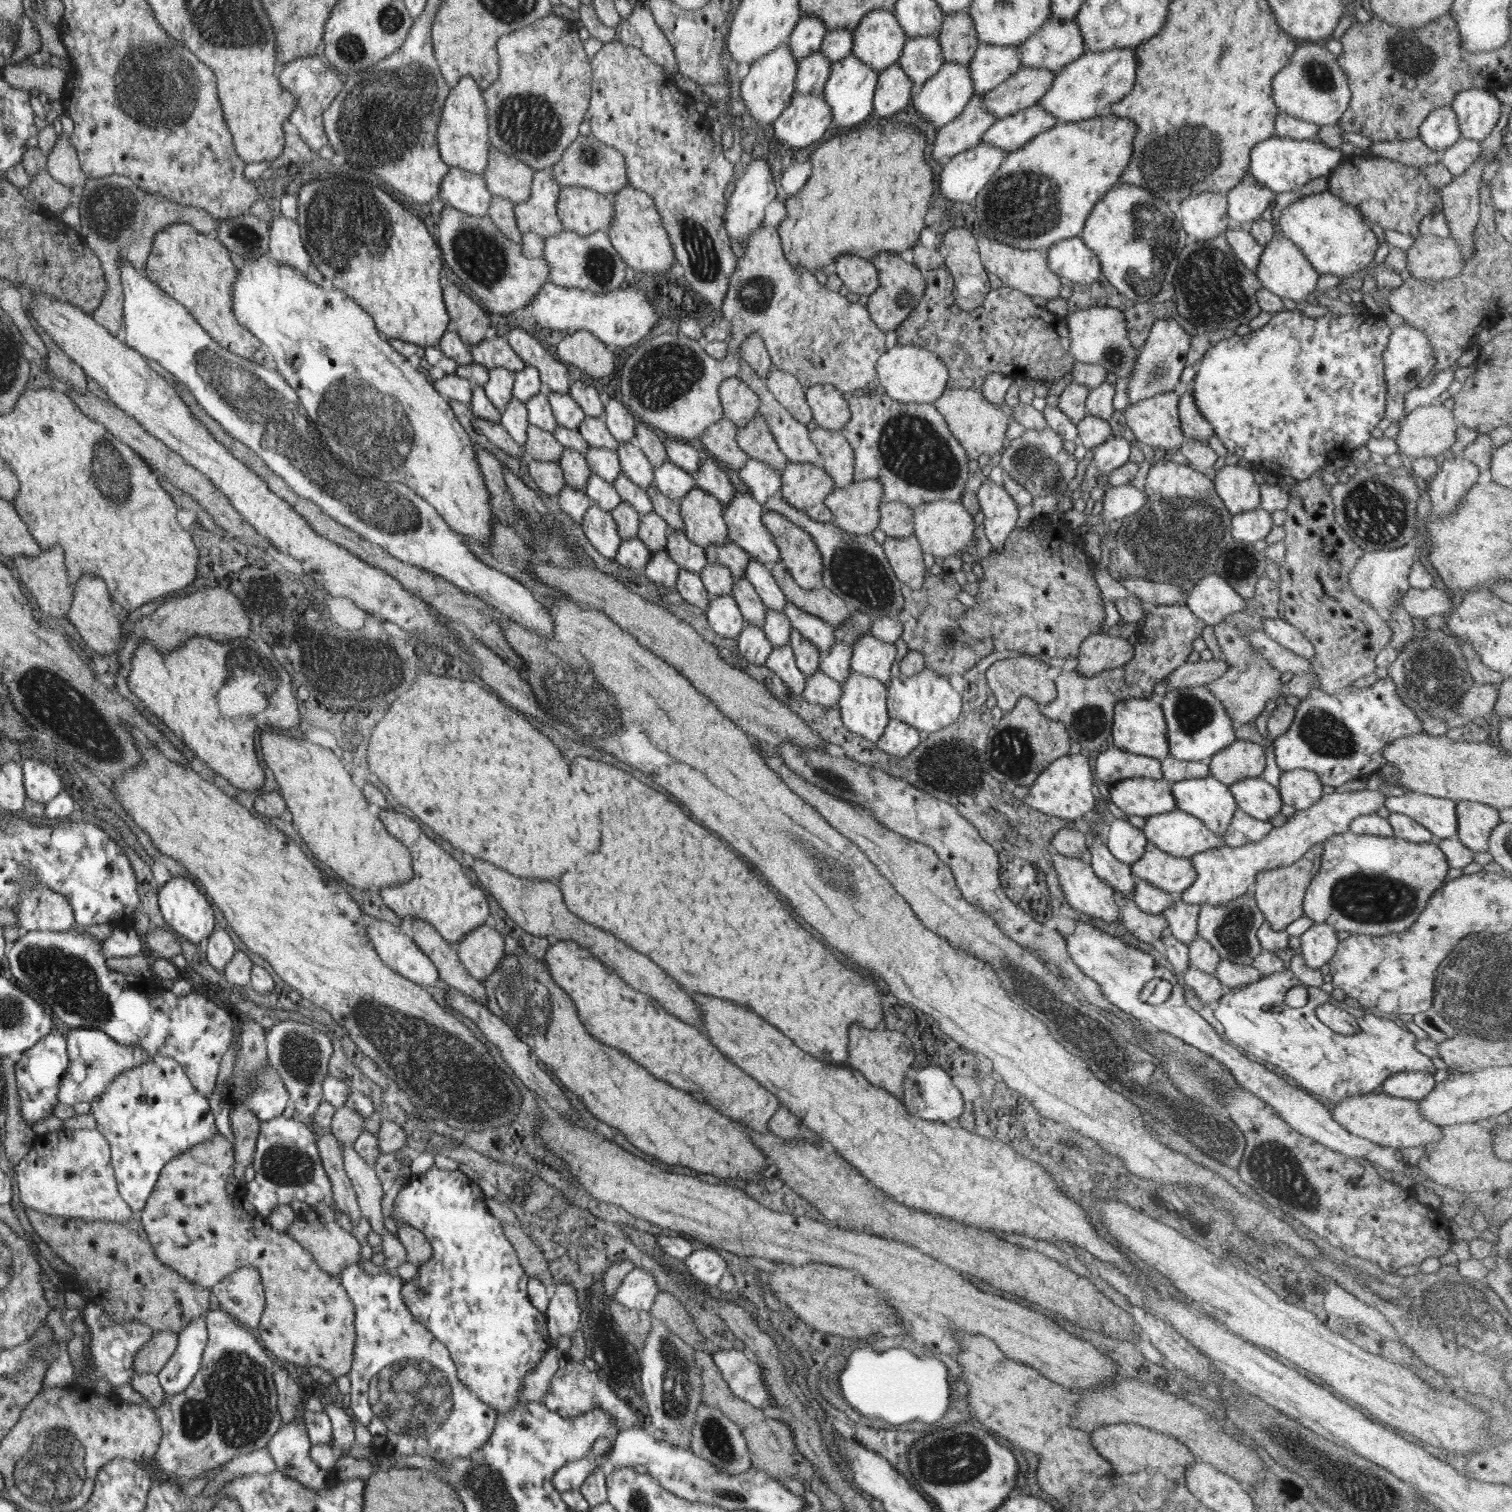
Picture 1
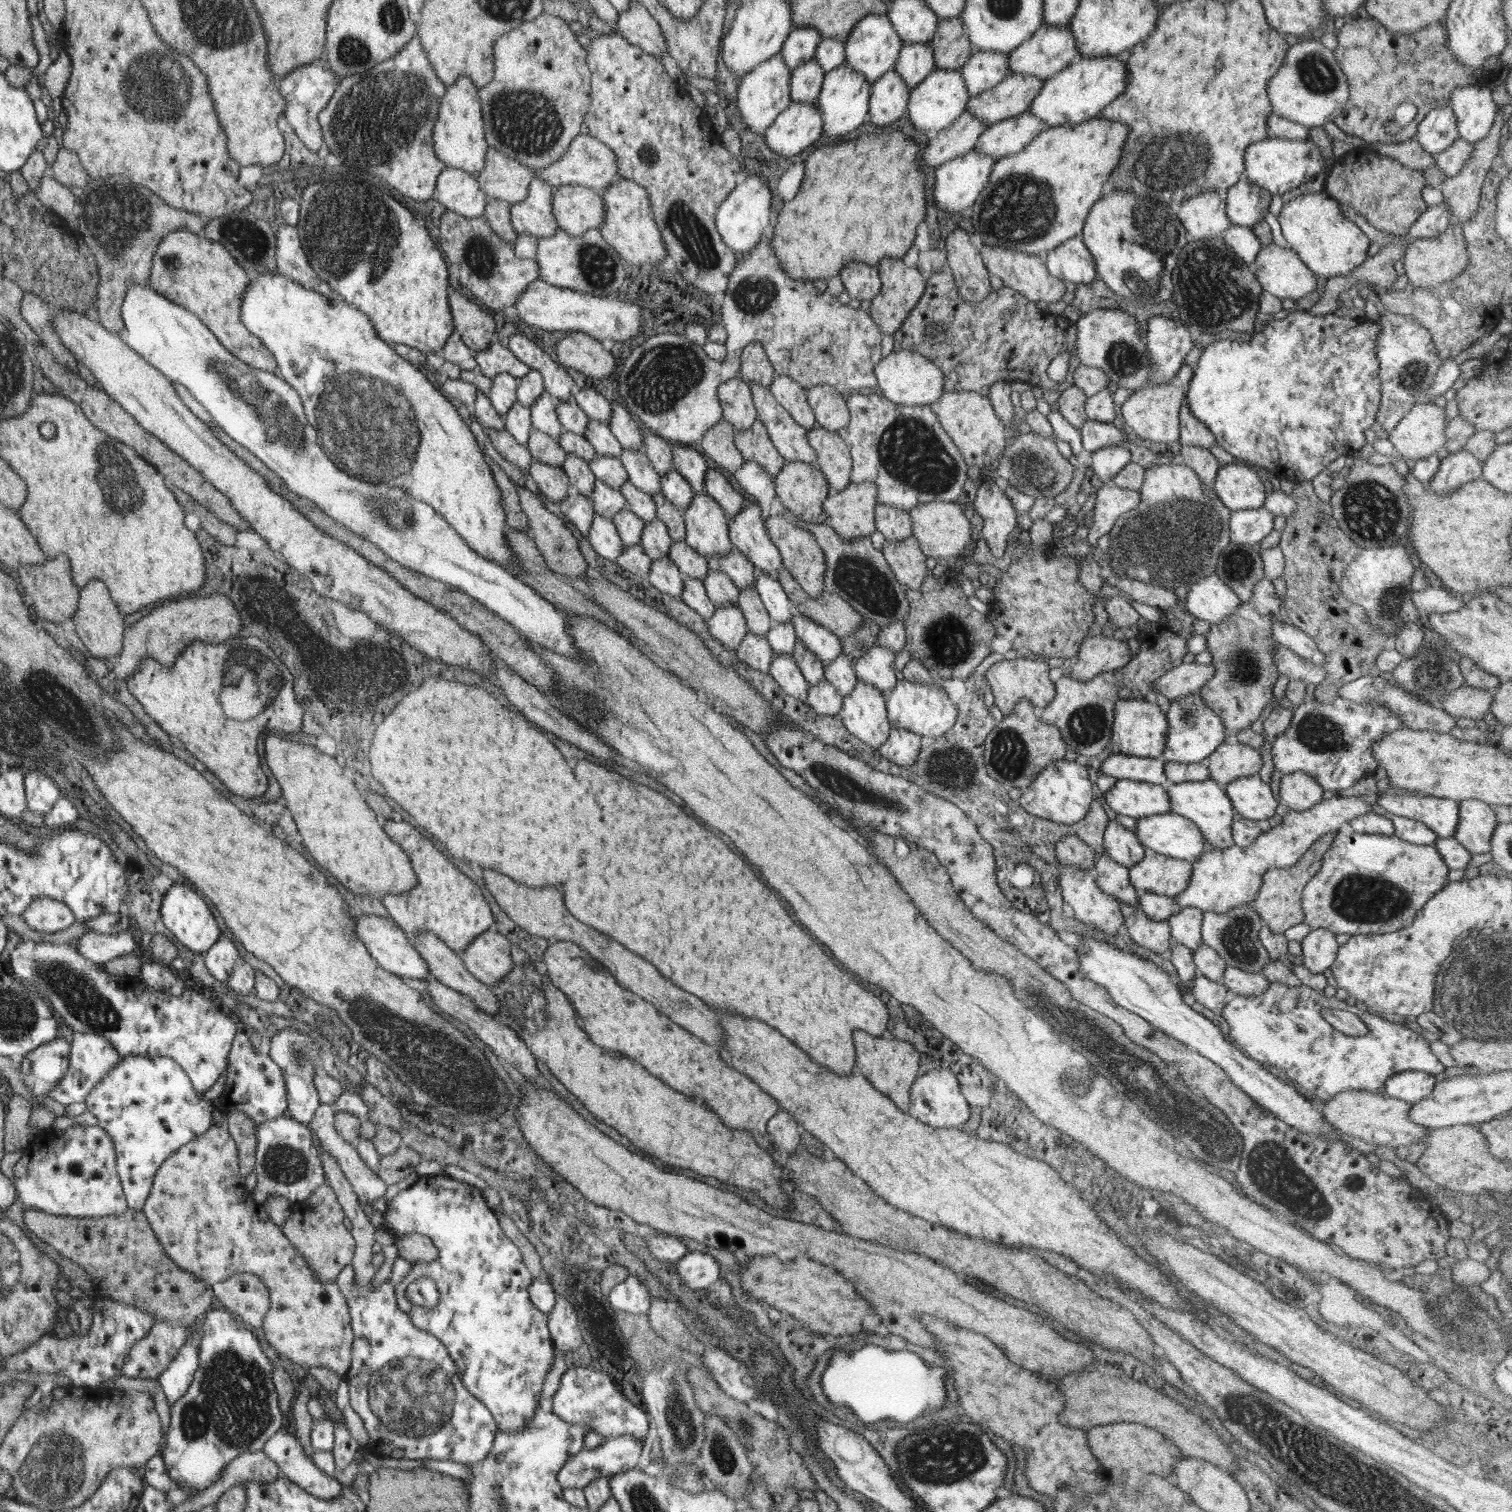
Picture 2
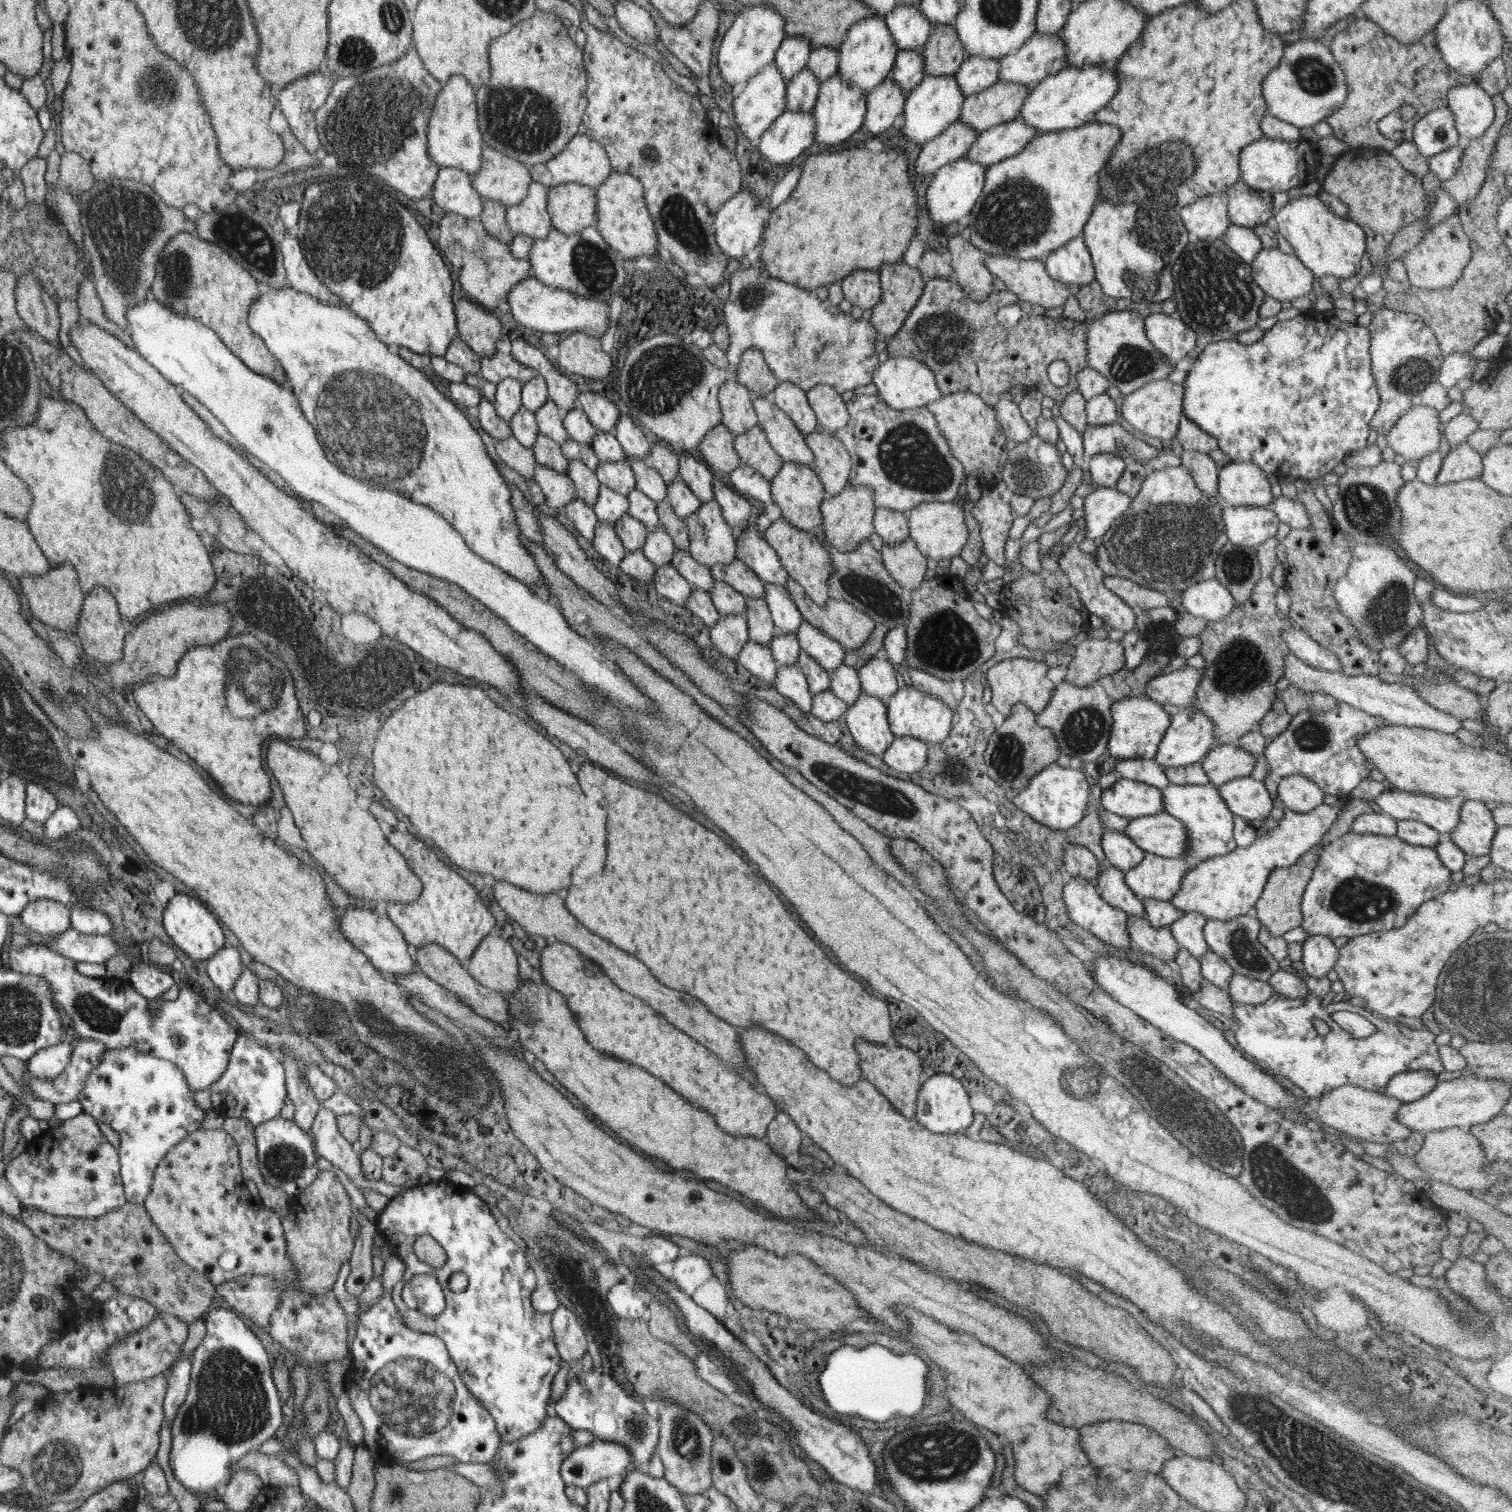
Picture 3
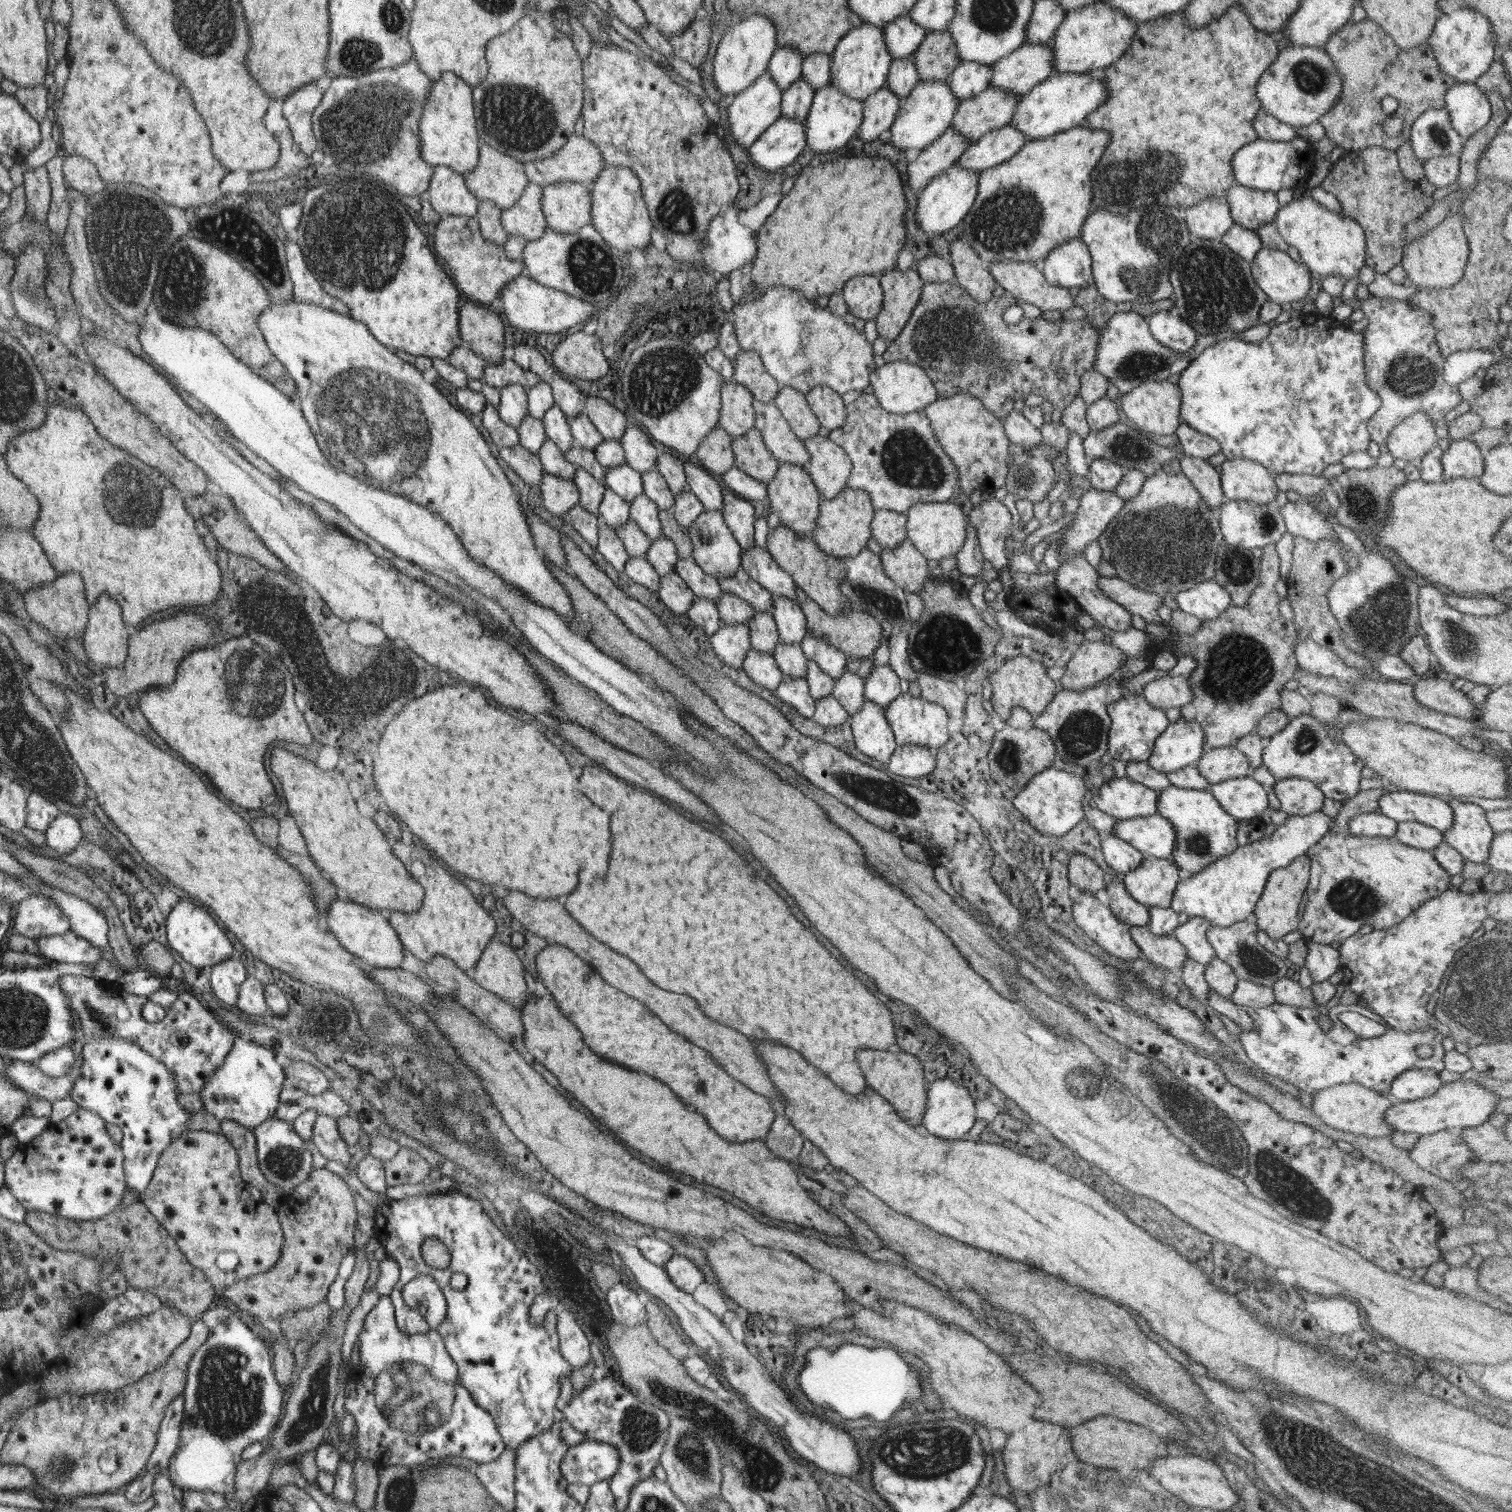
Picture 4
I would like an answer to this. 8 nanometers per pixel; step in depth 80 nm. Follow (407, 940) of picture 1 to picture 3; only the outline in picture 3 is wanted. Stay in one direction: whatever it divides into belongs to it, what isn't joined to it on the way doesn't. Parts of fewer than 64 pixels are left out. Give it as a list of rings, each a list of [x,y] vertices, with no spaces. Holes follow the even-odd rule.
[[[360,904],[354,909],[349,908],[344,915],[339,916],[339,919],[344,938],[347,938],[358,950],[363,951],[376,969],[385,975],[415,972],[414,960],[408,954],[407,939],[403,937],[403,931],[390,918],[380,918],[374,910]]]

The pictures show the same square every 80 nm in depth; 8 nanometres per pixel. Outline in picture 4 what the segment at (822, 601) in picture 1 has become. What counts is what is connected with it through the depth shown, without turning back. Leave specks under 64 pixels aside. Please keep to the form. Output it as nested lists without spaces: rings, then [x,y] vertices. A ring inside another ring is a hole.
[[[798,587],[797,603],[805,614],[807,620],[807,630],[812,634],[824,639],[831,645],[834,645],[839,651],[842,651],[846,656],[853,659],[872,659],[876,650],[882,646],[882,627],[881,621],[870,613],[859,610],[853,607],[844,607],[841,613],[837,615],[829,615],[824,612],[818,603],[812,601],[802,590]]]

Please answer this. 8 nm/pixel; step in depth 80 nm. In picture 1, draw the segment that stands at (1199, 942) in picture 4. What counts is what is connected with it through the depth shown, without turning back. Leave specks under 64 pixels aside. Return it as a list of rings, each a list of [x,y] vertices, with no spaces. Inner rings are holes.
[[[1178,896],[1163,913],[1168,921],[1167,928],[1183,943],[1188,944],[1197,934],[1197,914],[1200,912],[1199,904],[1186,904]]]

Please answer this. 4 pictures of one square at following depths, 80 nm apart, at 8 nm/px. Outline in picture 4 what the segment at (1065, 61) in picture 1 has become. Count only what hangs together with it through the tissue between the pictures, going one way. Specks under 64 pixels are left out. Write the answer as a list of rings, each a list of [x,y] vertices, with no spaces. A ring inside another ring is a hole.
[[[1051,42],[1024,45],[990,66],[990,86],[1020,98],[1054,73]]]

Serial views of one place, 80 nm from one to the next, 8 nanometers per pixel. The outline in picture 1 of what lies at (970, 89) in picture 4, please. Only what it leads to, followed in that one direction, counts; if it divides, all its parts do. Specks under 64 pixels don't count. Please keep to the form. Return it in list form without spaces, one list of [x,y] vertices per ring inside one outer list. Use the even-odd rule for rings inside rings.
[[[979,45],[968,64],[968,74],[972,78],[975,94],[984,96],[1020,68],[1018,47]]]

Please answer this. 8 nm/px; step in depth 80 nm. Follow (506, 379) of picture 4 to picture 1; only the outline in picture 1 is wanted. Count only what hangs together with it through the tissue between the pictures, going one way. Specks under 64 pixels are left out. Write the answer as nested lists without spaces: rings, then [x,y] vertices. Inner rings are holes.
[[[490,335],[476,346],[470,346],[474,362],[483,364],[489,371],[491,368],[507,368],[513,373],[522,370],[526,363],[517,355],[504,338]]]

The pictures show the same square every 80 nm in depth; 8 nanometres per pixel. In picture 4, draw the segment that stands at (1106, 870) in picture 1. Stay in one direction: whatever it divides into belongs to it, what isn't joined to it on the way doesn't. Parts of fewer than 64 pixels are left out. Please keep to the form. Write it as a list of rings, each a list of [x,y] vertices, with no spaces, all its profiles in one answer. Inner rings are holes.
[[[1107,882],[1106,894],[1109,898],[1109,907],[1114,914],[1128,926],[1148,926],[1149,907],[1132,898],[1123,882]]]

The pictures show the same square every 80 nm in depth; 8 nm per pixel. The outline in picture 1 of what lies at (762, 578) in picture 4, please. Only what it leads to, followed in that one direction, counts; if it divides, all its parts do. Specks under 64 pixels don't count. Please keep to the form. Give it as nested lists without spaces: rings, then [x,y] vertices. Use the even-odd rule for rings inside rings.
[[[736,490],[724,510],[730,540],[760,564],[772,568],[781,560],[771,533],[764,526],[762,506],[752,494]]]

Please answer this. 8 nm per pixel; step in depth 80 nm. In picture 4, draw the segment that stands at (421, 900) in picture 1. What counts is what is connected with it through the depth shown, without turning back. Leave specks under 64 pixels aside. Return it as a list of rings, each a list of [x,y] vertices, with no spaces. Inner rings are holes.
[[[396,842],[394,846],[396,854],[400,854],[398,858],[404,858],[407,869],[426,890],[423,904],[417,911],[391,911],[390,923],[399,934],[404,948],[425,962],[434,955],[444,955],[470,973],[478,965],[483,950],[492,938],[496,938],[497,926],[494,917],[478,903],[463,883],[454,878],[440,862],[436,862],[436,858],[428,850],[404,842]]]

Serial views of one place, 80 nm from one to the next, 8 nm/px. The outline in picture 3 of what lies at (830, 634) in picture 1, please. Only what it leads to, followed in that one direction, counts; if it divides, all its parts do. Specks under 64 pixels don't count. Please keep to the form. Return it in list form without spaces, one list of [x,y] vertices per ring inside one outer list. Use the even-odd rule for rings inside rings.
[[[804,620],[797,630],[797,639],[801,650],[807,652],[827,672],[836,671],[843,663],[845,649],[843,646]]]

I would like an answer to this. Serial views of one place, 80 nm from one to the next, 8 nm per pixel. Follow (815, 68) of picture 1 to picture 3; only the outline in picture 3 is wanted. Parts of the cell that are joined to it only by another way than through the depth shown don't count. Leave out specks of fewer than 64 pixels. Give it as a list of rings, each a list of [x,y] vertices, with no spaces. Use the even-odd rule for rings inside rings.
[[[805,67],[800,70],[798,75],[788,82],[786,110],[812,112],[817,102],[820,84],[821,82],[818,82],[818,78],[810,72],[810,69]]]

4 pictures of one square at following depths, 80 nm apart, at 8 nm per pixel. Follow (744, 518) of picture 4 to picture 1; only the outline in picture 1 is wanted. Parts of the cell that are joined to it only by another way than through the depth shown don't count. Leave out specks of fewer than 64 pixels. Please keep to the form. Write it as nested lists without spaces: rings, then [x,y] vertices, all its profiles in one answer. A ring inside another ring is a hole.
[[[704,458],[700,461],[699,469],[691,474],[695,486],[716,496],[722,504],[727,505],[734,496],[736,489],[730,483],[726,470],[714,458]]]

